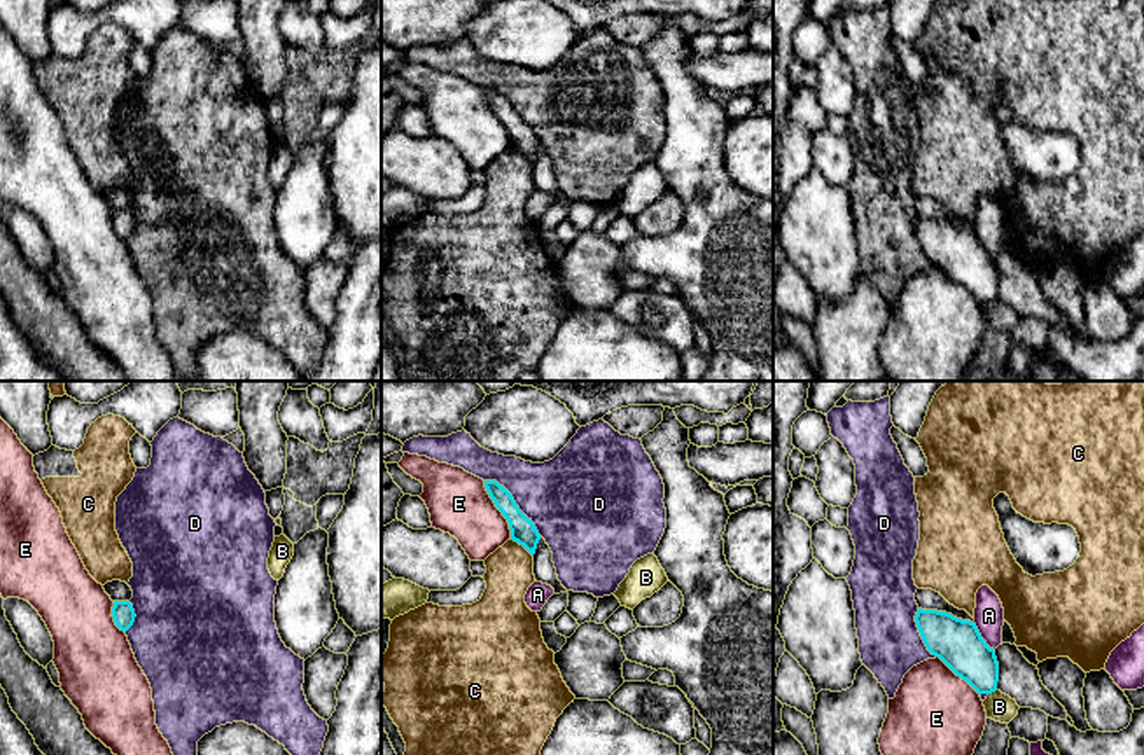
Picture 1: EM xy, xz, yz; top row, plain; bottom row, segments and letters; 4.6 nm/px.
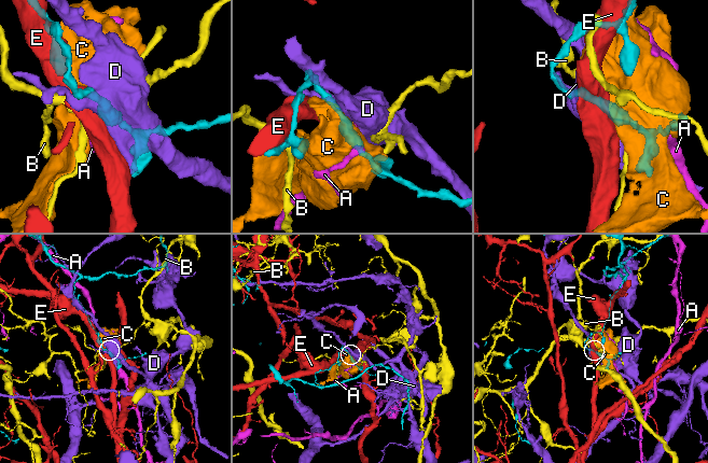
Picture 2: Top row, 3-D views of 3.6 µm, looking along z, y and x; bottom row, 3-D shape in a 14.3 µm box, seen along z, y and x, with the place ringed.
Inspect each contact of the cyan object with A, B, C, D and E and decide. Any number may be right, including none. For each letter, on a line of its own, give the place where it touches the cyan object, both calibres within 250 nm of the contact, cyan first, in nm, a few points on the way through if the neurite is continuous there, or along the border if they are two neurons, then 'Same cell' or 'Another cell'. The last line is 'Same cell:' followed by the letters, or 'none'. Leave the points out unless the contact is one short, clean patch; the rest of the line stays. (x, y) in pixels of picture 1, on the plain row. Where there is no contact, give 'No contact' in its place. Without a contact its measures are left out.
A: Touches cyan at yz (980, 245). Thickness 220 nm (cyan) against 140 nm. Boundary: yz (973, 231), (980, 245), (994, 259). Another cell
B: Touches cyan at yz (992, 299). Thickness 220 nm (cyan) against 130 nm. Boundary: yz (996, 297), (989, 303). Another cell
C: Touches cyan at xz (522, 152). Thickness 120 nm (cyan) against 220 nm. Another cell
D: Touches cyan at xz (515, 110). Thickness 120 nm (cyan) against 400 nm. Another cell
E: Touches cyan at xz (499, 117). Thickness 120 nm (cyan) against 280 nm. Another cell
Same cell: none

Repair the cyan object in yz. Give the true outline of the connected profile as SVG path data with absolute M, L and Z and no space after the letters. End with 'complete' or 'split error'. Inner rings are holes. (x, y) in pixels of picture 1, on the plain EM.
M922 217L915 224L915 231L927 259L980 304L997 299L999 271L995 259L987 253L974 231Z; complete

